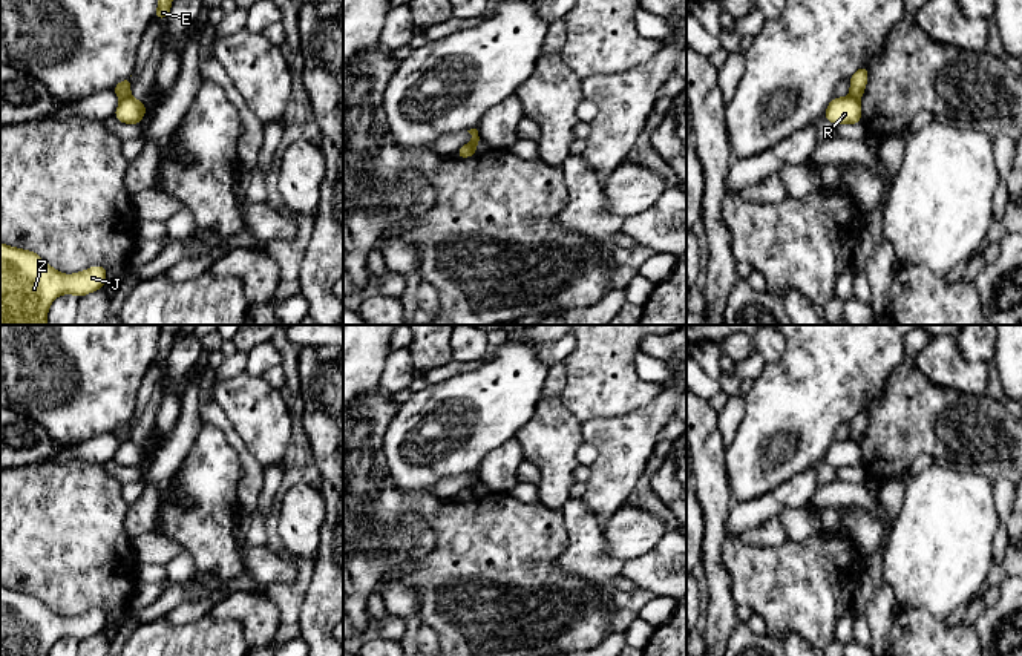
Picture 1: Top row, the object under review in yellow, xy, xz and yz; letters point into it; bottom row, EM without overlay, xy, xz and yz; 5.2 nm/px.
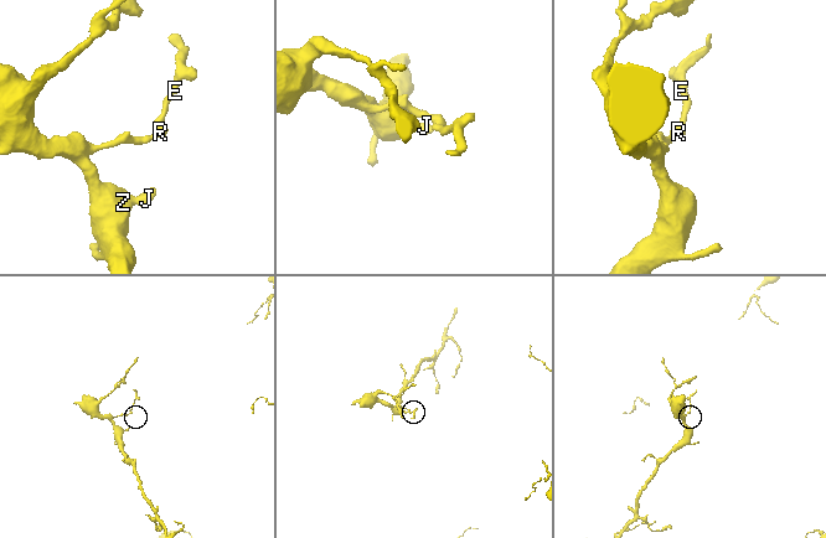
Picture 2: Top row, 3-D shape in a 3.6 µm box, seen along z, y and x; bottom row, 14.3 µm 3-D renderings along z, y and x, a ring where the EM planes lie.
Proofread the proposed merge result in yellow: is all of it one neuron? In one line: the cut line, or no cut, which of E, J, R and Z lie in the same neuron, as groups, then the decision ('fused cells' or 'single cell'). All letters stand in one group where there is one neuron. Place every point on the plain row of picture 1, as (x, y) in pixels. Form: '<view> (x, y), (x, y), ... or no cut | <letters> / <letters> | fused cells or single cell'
yz (849, 439), (858, 445) | E / J R Z | fused cells

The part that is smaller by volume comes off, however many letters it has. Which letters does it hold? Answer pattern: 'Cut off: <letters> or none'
Cut off: E

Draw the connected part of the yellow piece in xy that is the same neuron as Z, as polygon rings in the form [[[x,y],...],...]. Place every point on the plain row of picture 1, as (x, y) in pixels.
[[[0,587],[0,656],[47,656],[58,639],[86,639],[103,631],[106,621],[101,608],[63,618],[35,595]]]

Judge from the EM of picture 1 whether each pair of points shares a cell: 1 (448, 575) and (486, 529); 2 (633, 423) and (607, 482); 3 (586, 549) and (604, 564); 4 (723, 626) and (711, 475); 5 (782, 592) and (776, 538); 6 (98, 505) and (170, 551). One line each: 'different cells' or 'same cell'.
1: same cell
2: same cell
3: same cell
4: same cell
5: different cells
6: different cells

